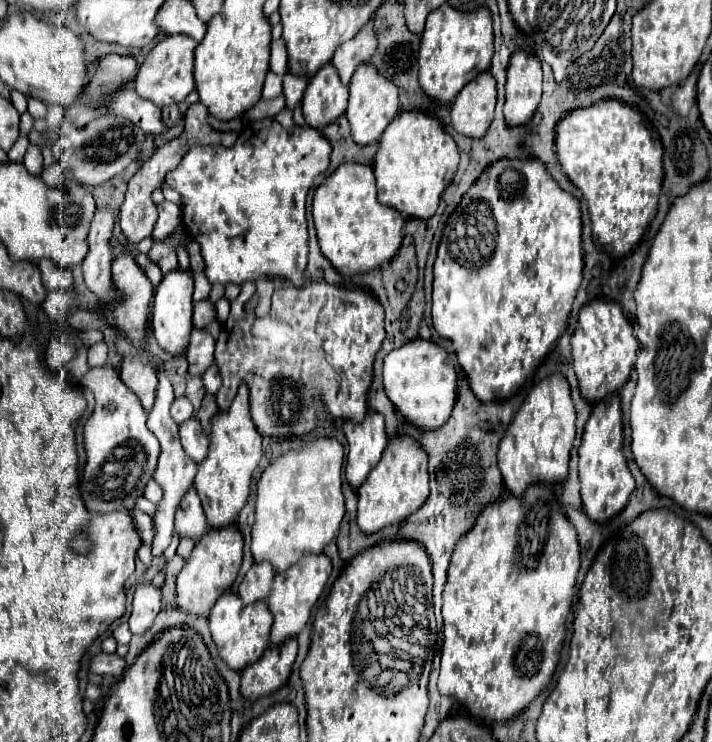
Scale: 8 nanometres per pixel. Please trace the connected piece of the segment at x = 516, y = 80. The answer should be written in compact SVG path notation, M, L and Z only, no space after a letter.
M517 50L511 56L505 84L505 122L521 126L533 118L541 100L541 62L535 54Z

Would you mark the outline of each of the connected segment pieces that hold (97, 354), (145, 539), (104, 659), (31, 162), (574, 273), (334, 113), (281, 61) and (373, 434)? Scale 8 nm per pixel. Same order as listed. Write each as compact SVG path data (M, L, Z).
M97 342L97 344L93 344L93 346L89 348L89 352L87 352L89 368L103 366L103 364L105 364L105 360L107 360L107 352L109 352L109 348L107 348L107 344L105 344L105 342Z
M131 510L129 514L131 514L131 518L133 518L133 524L135 524L137 532L139 532L141 542L143 542L143 544L151 544L151 542L153 542L153 534L155 534L151 516L145 514L145 512L139 512L139 510Z
M101 652L101 654L97 654L91 660L91 672L93 674L121 678L121 674L125 672L125 668L127 668L127 662L119 654L105 654L105 652Z
M29 144L29 146L27 146L23 164L25 164L25 168L27 168L31 174L39 174L39 172L41 172L41 168L43 168L43 156L41 156L41 150L39 150L35 144Z
M517 158L517 160L497 160L493 162L479 178L477 182L465 192L461 198L457 210L453 216L449 216L447 226L443 230L443 238L439 242L437 260L435 260L435 280L433 280L433 326L441 338L447 338L453 342L457 362L463 368L465 376L469 378L469 386L473 386L473 392L481 402L499 402L505 398L511 398L527 380L529 374L533 374L545 356L553 350L557 338L563 334L567 326L567 318L573 306L573 300L577 296L577 290L583 280L583 250L581 250L581 208L579 200L565 192L555 178L547 172L547 168L537 162L537 158Z
M327 64L307 84L301 106L305 122L317 130L333 124L347 108L347 88L341 84L337 70Z
M283 40L271 42L271 72L275 72L275 74L287 72L287 54L285 54L285 42Z
M369 412L363 422L345 422L343 432L349 442L345 478L357 490L367 474L377 466L387 446L387 432L381 414Z

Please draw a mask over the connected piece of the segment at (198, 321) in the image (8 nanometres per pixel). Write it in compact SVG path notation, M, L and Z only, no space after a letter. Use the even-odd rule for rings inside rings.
M203 300L203 302L197 302L195 304L195 312L193 312L193 326L195 328L207 328L207 324L215 318L215 312L213 312L213 304Z

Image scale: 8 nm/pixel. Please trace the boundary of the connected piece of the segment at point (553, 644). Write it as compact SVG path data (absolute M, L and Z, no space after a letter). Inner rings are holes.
M529 486L523 498L507 496L499 502L489 504L479 514L473 530L469 530L469 534L465 534L465 538L461 538L461 542L457 542L455 552L451 556L447 584L443 590L443 624L445 626L443 626L443 646L441 646L441 674L439 674L439 682L437 682L439 692L443 696L455 698L459 704L463 704L463 708L473 718L479 718L487 724L493 724L493 722L501 724L501 722L507 722L509 718L515 718L517 714L521 714L521 710L525 706L529 706L529 702L533 702L533 698L537 698L541 694L541 690L549 684L549 680L559 664L559 652L561 652L563 640L567 636L567 616L571 612L577 572L579 572L577 532L571 526L571 522L567 520L567 516L561 512L561 506L559 506L551 486Z

